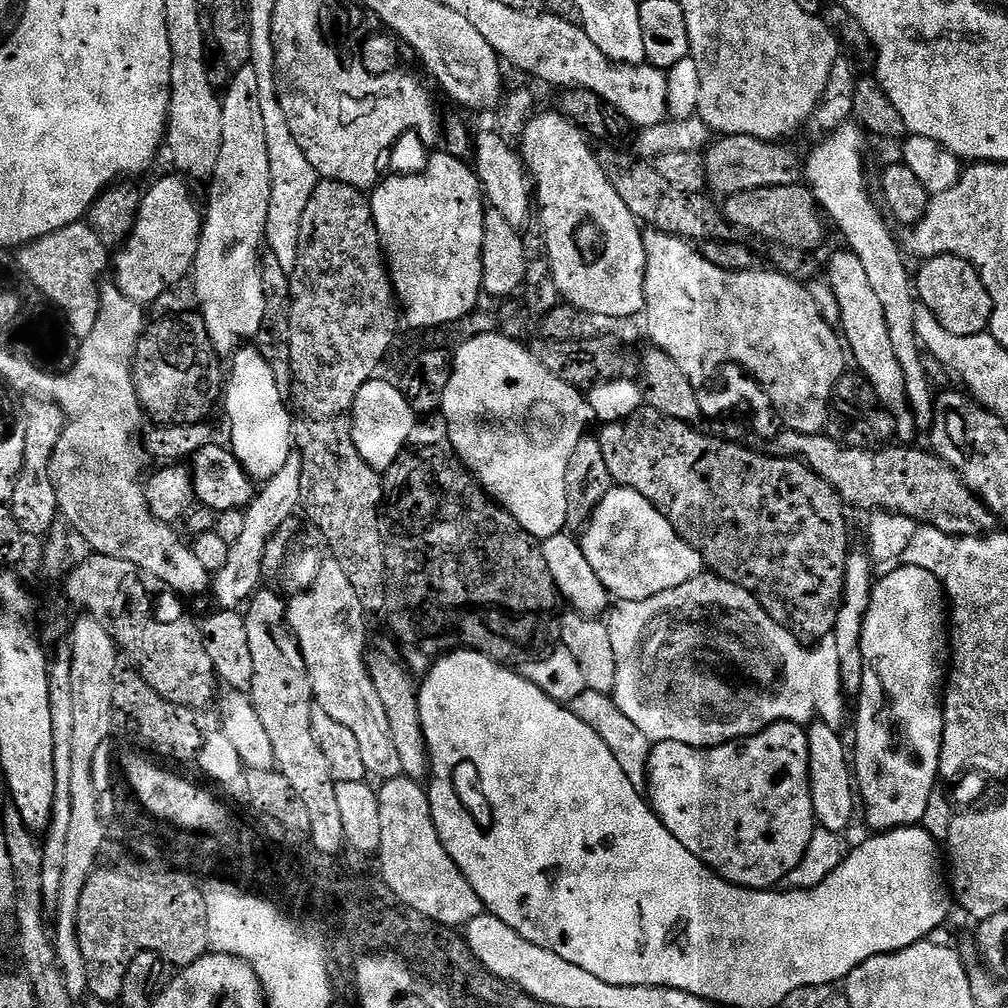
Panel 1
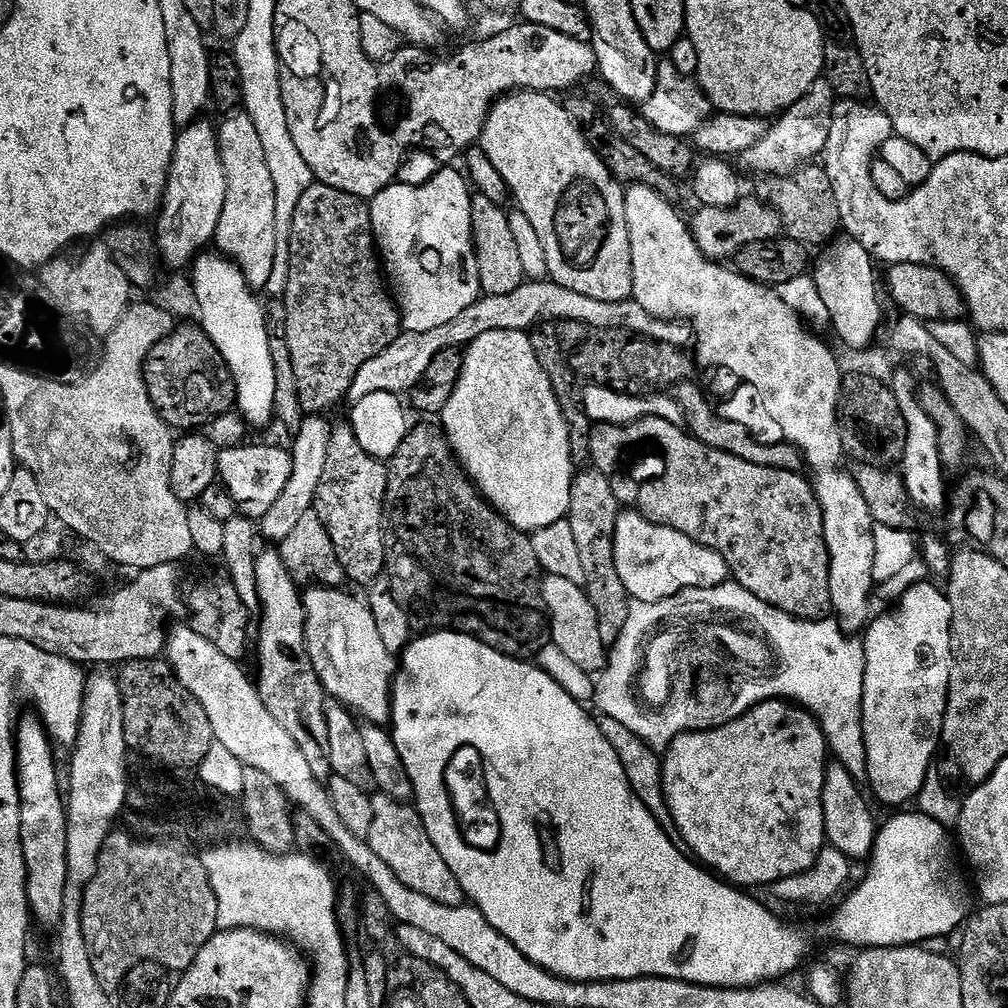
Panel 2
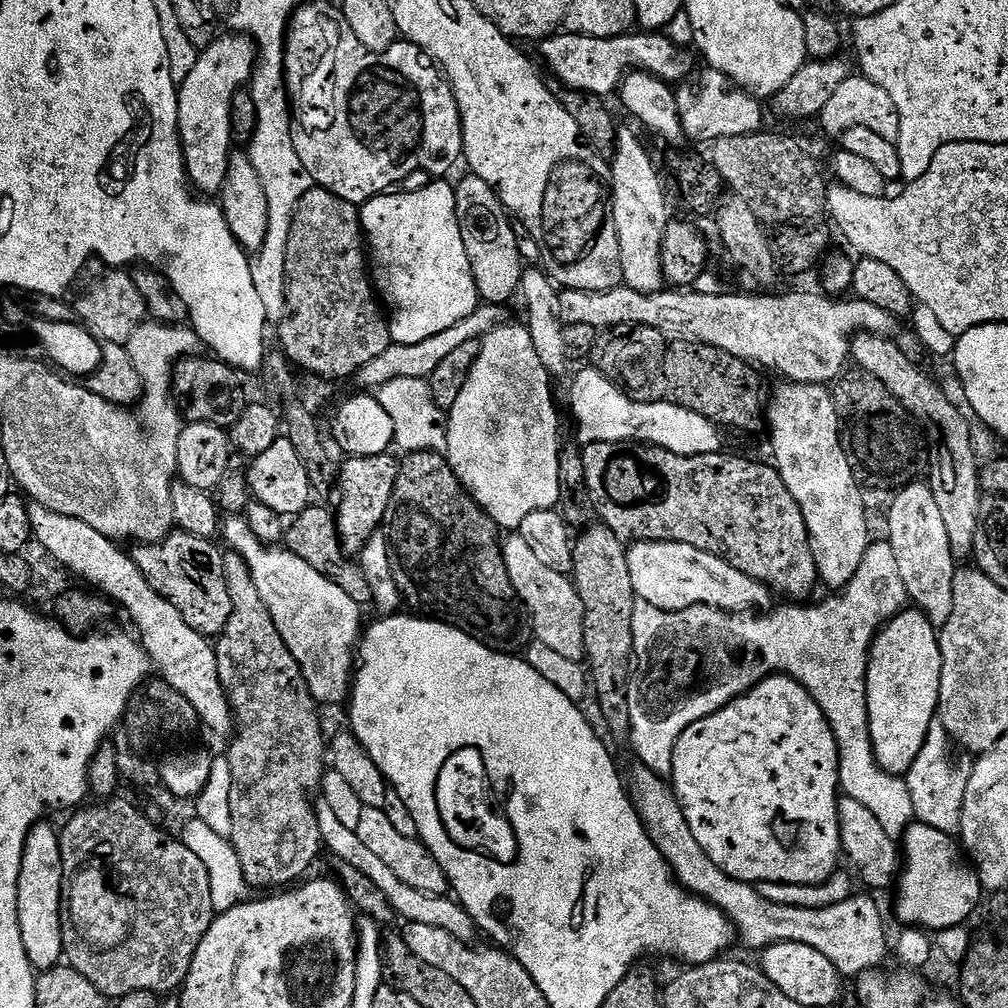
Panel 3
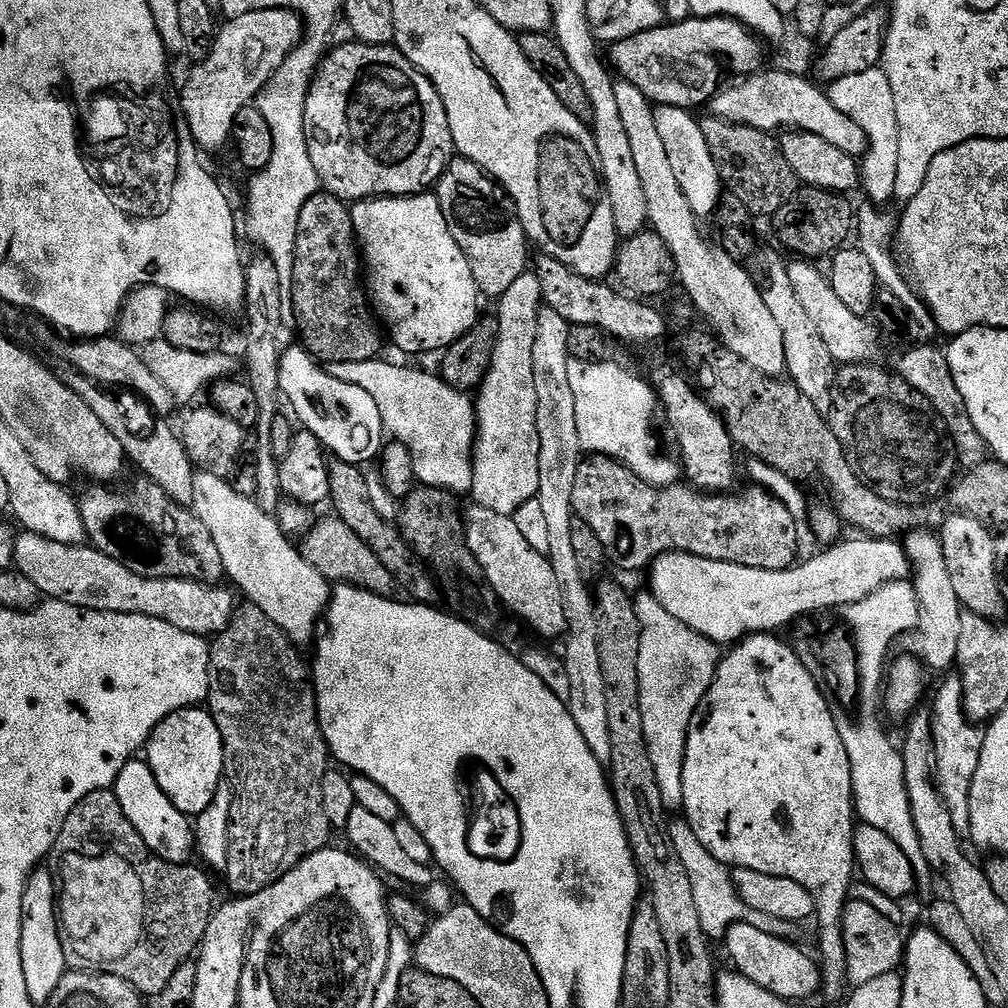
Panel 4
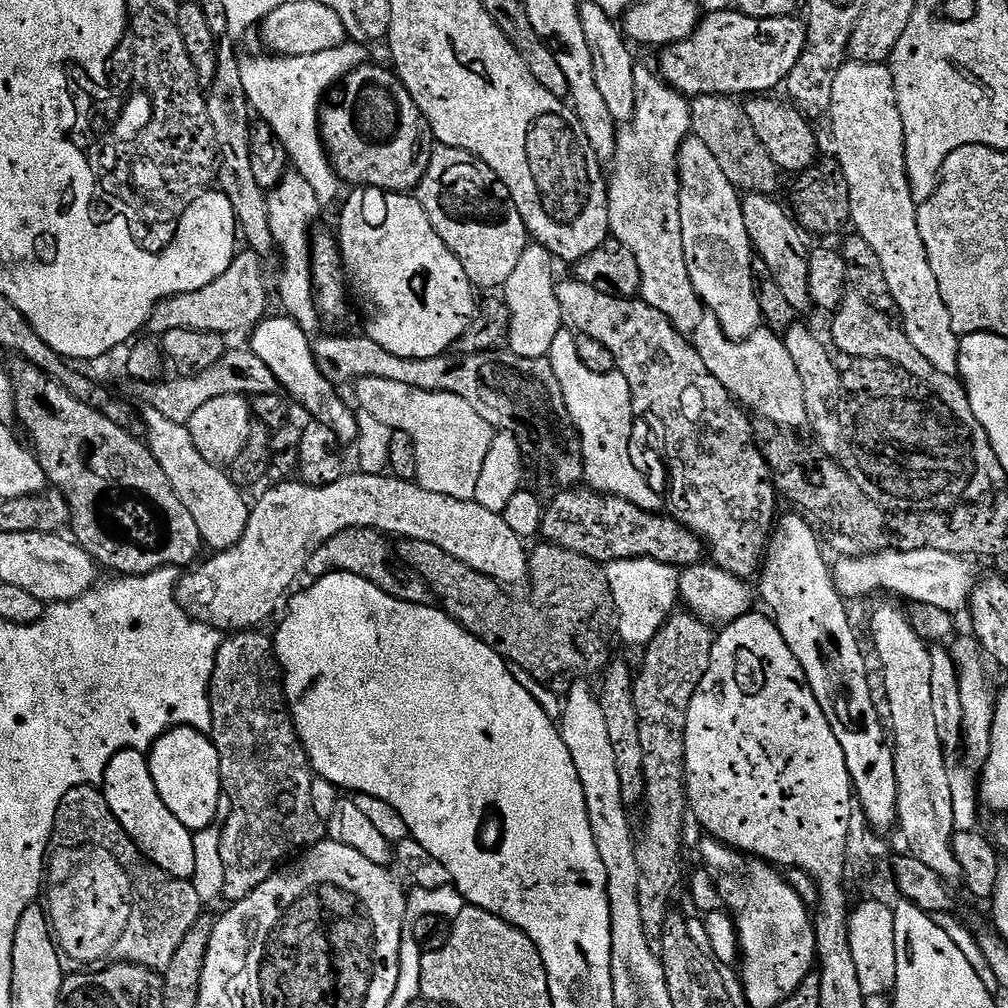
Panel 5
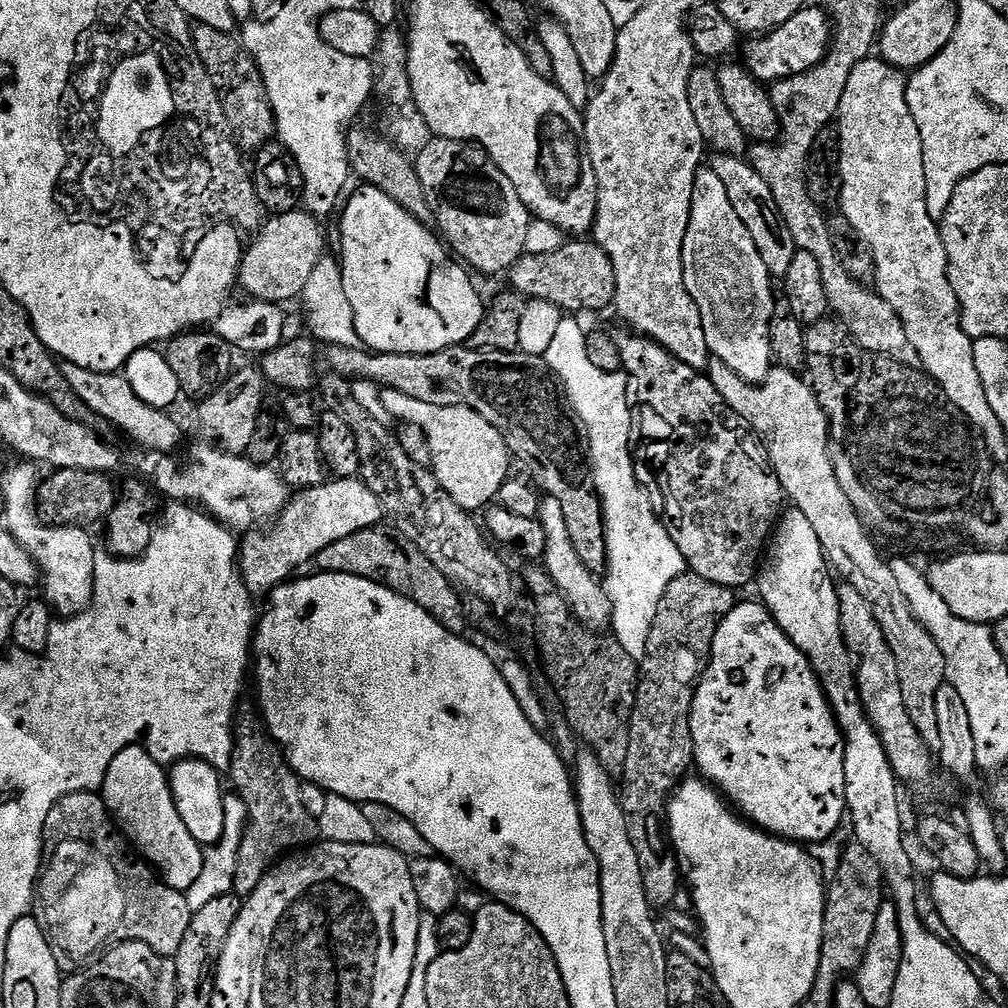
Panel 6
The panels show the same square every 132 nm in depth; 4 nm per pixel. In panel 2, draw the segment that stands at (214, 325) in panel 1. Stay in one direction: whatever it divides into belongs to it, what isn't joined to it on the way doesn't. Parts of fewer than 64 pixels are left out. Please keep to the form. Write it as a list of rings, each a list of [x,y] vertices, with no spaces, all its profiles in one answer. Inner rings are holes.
[[[237,110],[219,121],[220,157],[226,170],[226,206],[218,218],[214,241],[219,255],[227,256],[239,268],[248,285],[254,290],[267,289],[274,270],[274,254],[278,254],[278,230],[274,214],[274,178],[266,167],[266,154],[258,130],[247,112]]]

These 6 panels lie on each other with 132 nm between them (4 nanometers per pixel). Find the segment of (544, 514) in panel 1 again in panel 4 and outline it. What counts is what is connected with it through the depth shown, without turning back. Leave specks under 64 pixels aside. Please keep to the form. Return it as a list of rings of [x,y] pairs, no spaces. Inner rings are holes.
[[[525,270],[512,285],[510,290],[506,290],[506,294],[502,294],[498,298],[500,304],[500,312],[496,316],[498,322],[498,338],[494,346],[494,354],[492,361],[488,367],[488,372],[484,376],[484,381],[480,384],[478,395],[475,397],[476,405],[476,447],[472,449],[472,490],[471,499],[477,504],[486,506],[486,510],[494,510],[498,514],[506,514],[511,516],[518,510],[518,506],[522,506],[526,502],[536,499],[536,490],[538,488],[538,452],[536,441],[536,419],[538,418],[538,394],[534,394],[534,330],[538,314],[544,304],[544,295],[542,294],[542,286],[538,286],[538,278],[535,271]]]

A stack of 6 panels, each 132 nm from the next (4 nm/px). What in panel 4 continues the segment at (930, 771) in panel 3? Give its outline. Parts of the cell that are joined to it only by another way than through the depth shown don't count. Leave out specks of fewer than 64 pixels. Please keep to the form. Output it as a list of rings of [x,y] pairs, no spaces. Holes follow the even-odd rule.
[[[949,673],[934,696],[930,715],[932,717],[932,741],[935,746],[933,779],[943,799],[945,808],[951,815],[951,822],[957,837],[966,840],[971,837],[969,790],[978,762],[981,761],[981,750],[984,745],[983,731],[964,715],[964,691],[959,673]]]

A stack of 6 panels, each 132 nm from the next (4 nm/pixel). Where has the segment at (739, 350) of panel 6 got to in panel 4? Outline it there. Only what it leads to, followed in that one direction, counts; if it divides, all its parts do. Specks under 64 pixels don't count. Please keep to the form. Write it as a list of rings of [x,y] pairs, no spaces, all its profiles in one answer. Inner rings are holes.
[[[661,104],[656,108],[654,123],[658,126],[658,134],[662,137],[666,158],[670,158],[674,178],[678,178],[678,186],[682,188],[682,194],[686,196],[690,210],[694,210],[698,218],[705,218],[704,216],[711,217],[719,206],[722,185],[718,166],[715,165],[705,135],[702,134],[700,120],[692,116],[695,115],[689,109]]]

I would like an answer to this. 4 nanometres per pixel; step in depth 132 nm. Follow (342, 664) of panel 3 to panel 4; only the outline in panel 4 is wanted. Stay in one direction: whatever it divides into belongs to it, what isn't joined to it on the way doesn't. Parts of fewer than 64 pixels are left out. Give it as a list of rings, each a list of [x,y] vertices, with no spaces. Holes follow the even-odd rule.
[[[197,471],[193,486],[191,509],[210,532],[221,555],[225,577],[242,590],[249,603],[259,606],[293,644],[303,646],[309,639],[310,642],[315,637],[318,618],[331,604],[331,583],[288,542],[279,521],[262,512],[253,497],[238,494],[225,477]]]

